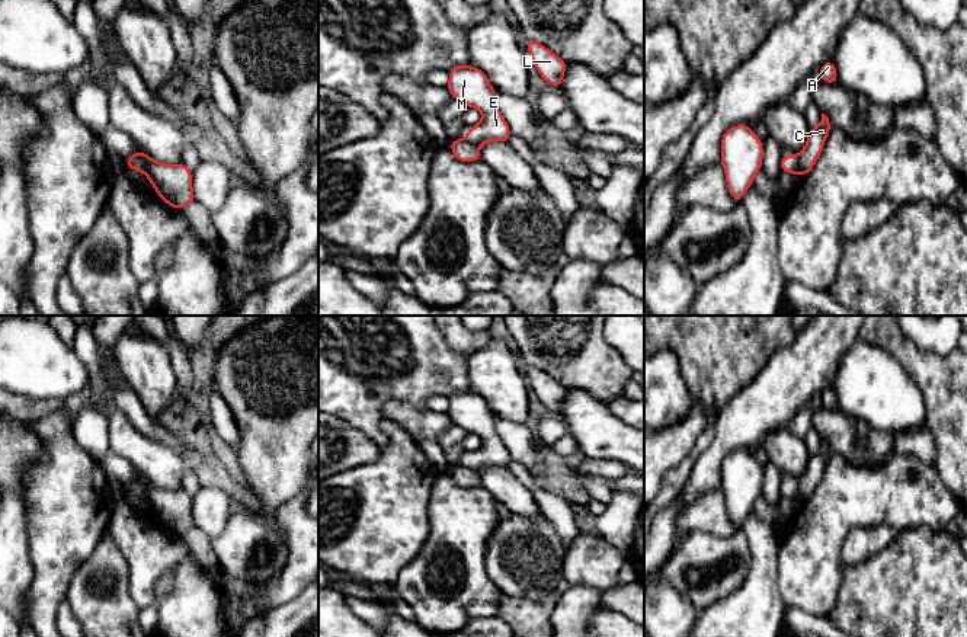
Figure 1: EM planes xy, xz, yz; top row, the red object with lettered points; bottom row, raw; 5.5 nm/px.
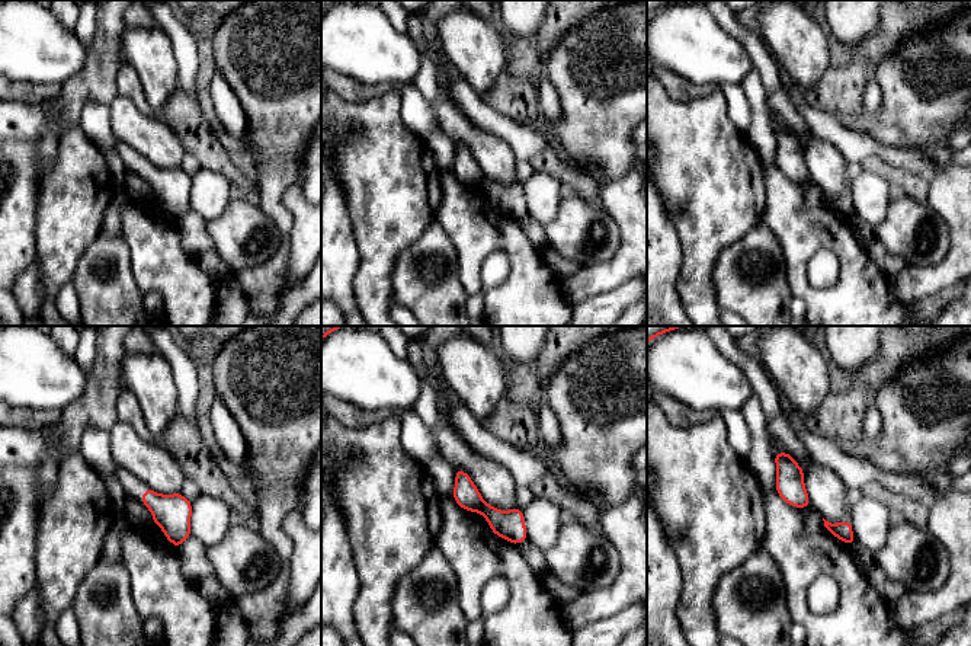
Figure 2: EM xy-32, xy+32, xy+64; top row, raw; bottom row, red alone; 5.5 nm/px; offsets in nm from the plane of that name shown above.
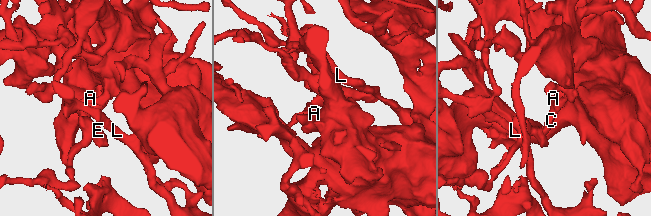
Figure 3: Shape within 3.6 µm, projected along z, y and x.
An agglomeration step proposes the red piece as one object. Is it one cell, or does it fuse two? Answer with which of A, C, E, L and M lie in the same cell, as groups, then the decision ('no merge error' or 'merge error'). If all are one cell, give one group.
A C L / E M; merge error

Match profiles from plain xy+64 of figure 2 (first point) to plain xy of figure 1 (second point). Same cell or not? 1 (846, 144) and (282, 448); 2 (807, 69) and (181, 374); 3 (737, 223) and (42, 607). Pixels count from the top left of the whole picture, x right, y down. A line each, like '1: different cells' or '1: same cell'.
1: different cells
2: different cells
3: same cell

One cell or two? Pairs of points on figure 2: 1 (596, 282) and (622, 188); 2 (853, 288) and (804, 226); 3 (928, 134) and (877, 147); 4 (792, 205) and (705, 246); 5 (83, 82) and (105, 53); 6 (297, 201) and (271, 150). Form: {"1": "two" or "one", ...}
{"1": "one", "2": "one", "3": "two", "4": "two", "5": "one", "6": "two"}

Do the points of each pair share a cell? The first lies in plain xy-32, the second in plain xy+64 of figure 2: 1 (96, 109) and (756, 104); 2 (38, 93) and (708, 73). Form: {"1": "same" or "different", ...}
{"1": "different", "2": "different"}

